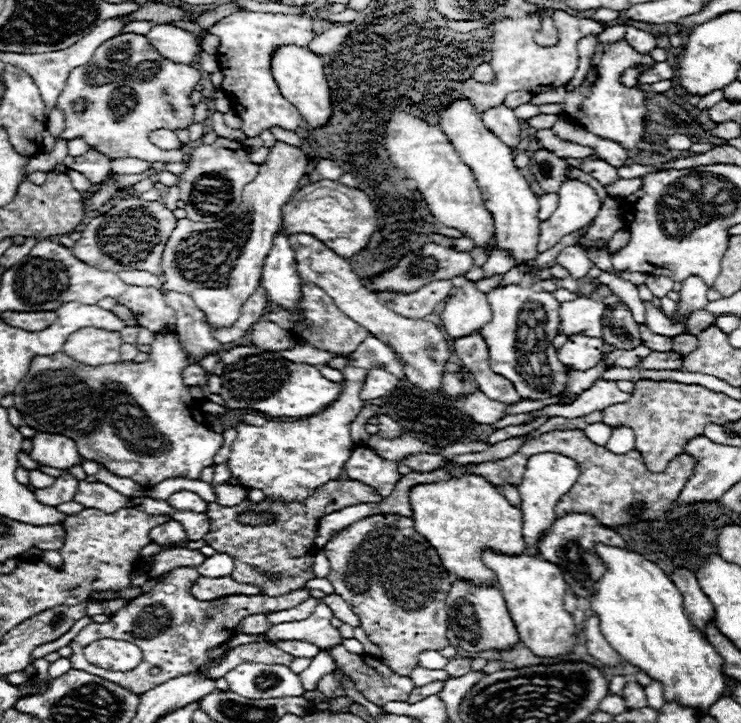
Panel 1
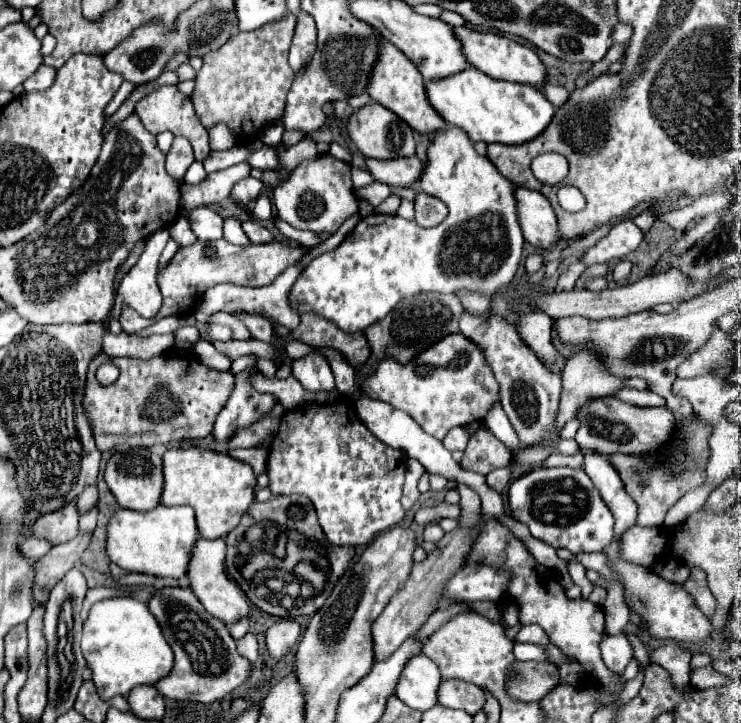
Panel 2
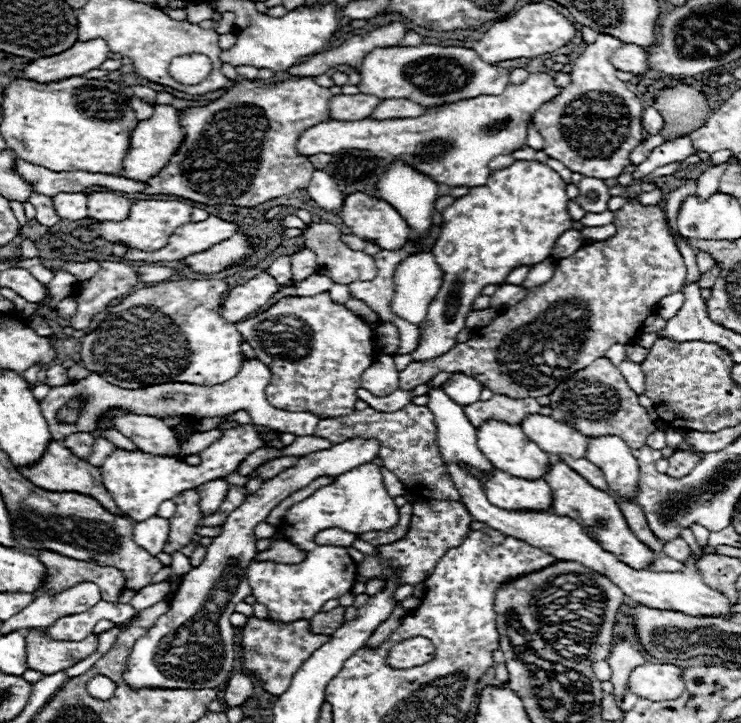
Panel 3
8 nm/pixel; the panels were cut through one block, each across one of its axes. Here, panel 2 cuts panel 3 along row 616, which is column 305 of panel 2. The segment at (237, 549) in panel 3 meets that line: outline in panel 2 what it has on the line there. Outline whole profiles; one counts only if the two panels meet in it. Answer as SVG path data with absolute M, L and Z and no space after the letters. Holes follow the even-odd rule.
M320 154L300 162L272 192L272 204L282 220L300 230L334 234L350 216L358 212L358 200L350 180L350 164L336 160L332 154Z

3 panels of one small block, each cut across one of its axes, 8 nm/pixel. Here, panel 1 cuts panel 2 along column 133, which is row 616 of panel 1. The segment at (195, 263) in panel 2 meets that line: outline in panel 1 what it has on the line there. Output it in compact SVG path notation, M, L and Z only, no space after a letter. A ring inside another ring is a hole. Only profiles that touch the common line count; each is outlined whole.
M320 602L316 606L316 612L312 616L308 616L306 620L276 624L266 634L270 638L304 640L304 642L316 644L318 648L330 648L330 646L342 642L340 632L330 624L330 620L332 620L332 610L324 602Z

